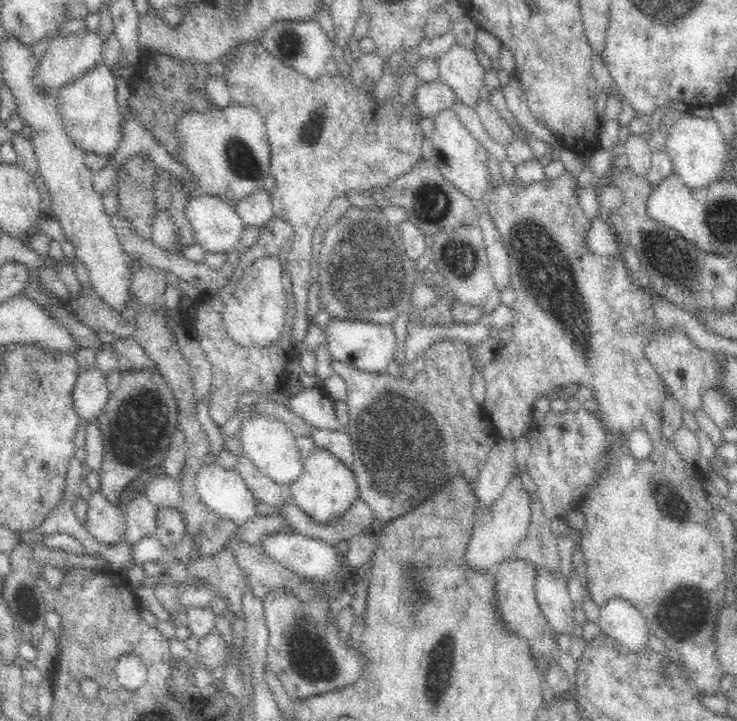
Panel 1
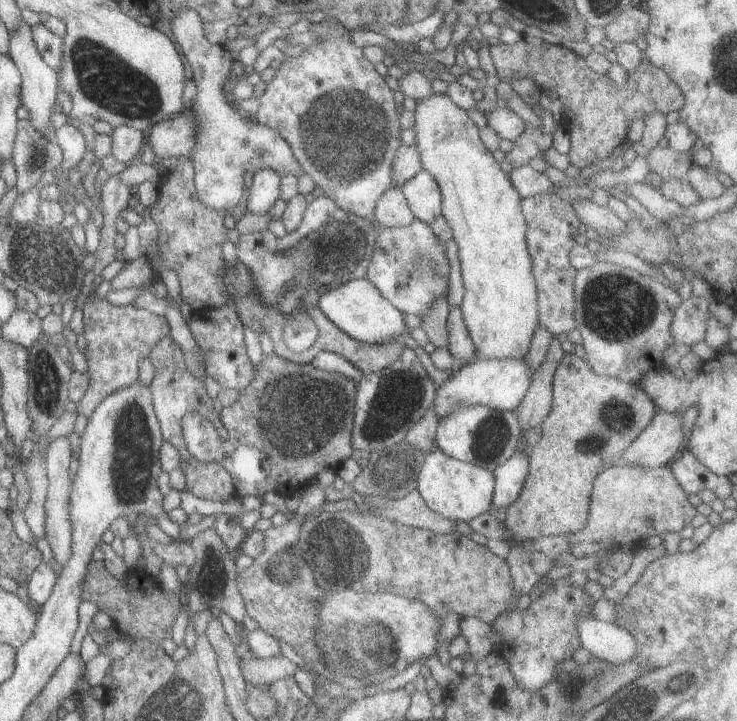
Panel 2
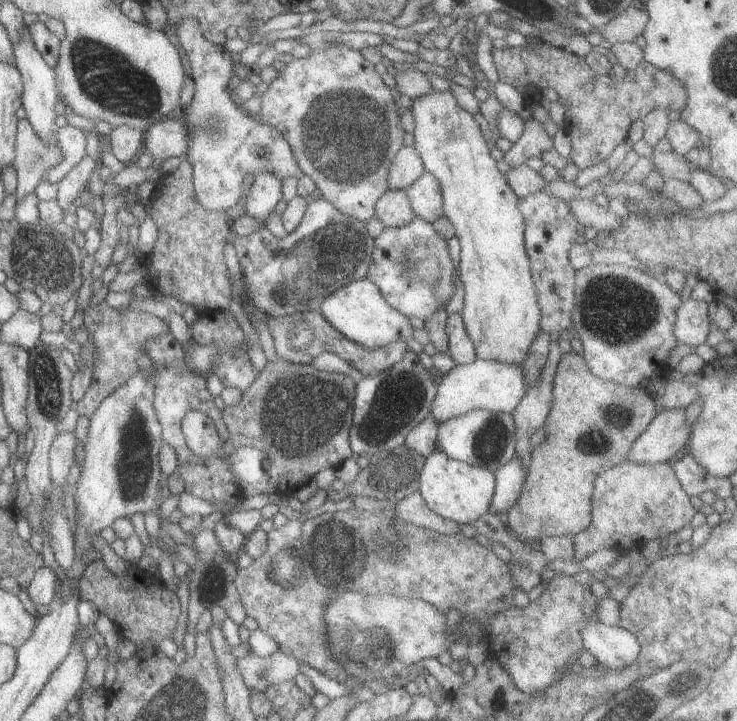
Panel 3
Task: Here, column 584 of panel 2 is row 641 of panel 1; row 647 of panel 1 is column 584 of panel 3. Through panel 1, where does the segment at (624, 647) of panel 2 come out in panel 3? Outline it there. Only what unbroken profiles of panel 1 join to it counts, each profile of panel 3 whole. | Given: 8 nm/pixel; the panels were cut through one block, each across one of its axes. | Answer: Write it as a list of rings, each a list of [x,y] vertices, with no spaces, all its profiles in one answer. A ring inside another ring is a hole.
[[[599,620],[583,626],[579,636],[586,652],[593,655],[601,666],[611,670],[629,666],[639,652],[639,644],[630,632]]]

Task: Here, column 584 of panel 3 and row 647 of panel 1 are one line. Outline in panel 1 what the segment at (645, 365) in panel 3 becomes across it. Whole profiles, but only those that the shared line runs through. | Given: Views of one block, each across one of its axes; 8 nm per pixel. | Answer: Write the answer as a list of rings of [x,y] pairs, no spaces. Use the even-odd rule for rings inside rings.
[[[310,578],[307,582],[314,591],[310,598],[302,600],[295,591],[284,591],[286,587],[279,587],[264,596],[262,602],[268,629],[267,667],[278,677],[293,700],[353,685],[371,665],[361,648],[360,639],[354,640],[350,632],[343,638],[336,628],[336,616],[331,614],[333,600],[336,599],[330,589],[332,584],[316,578]]]

